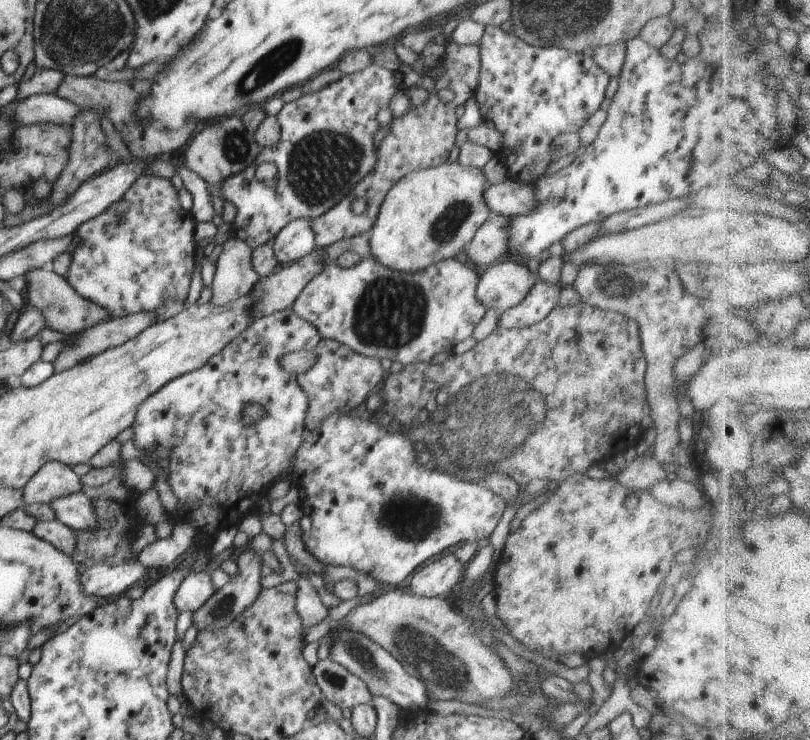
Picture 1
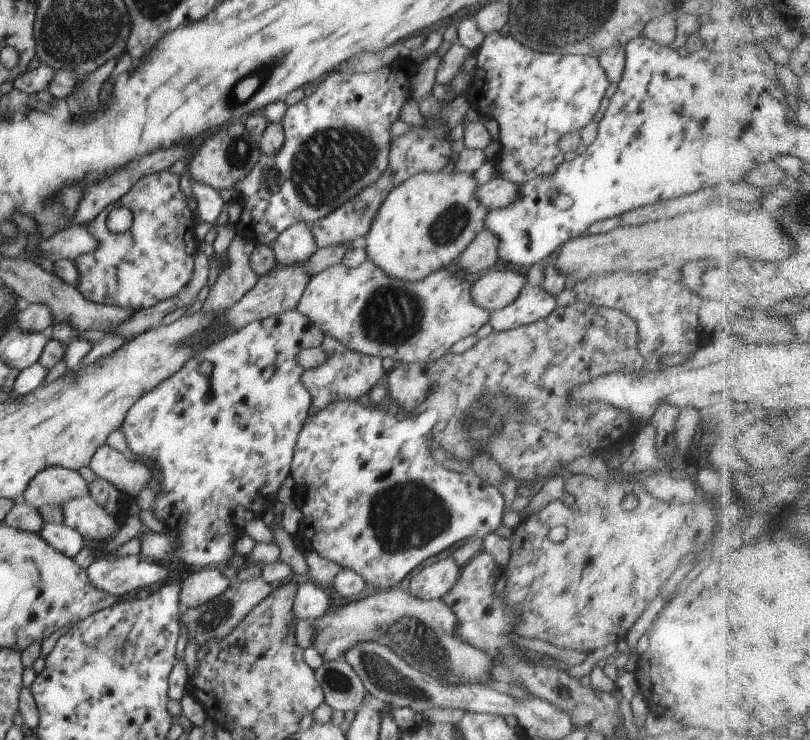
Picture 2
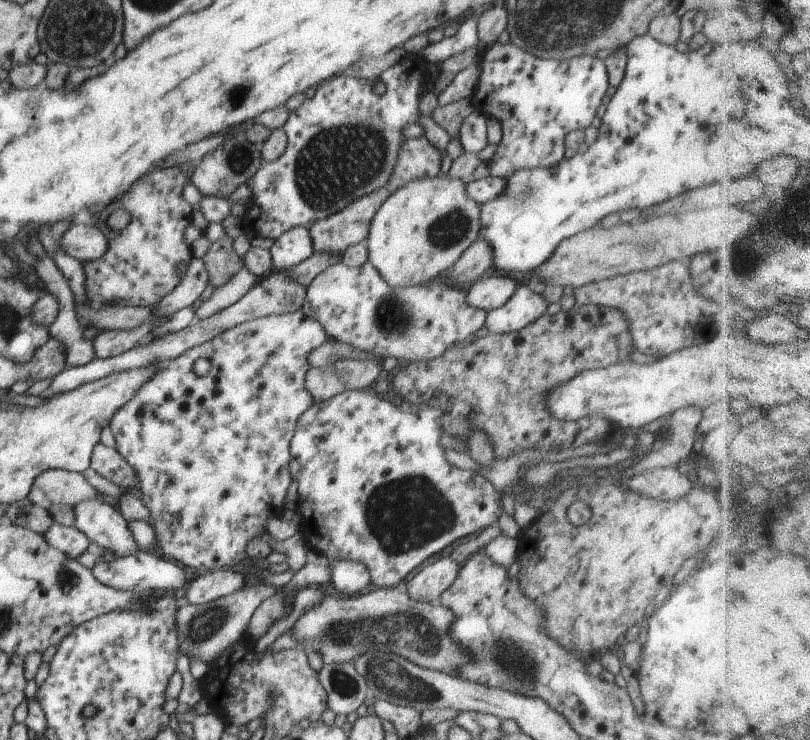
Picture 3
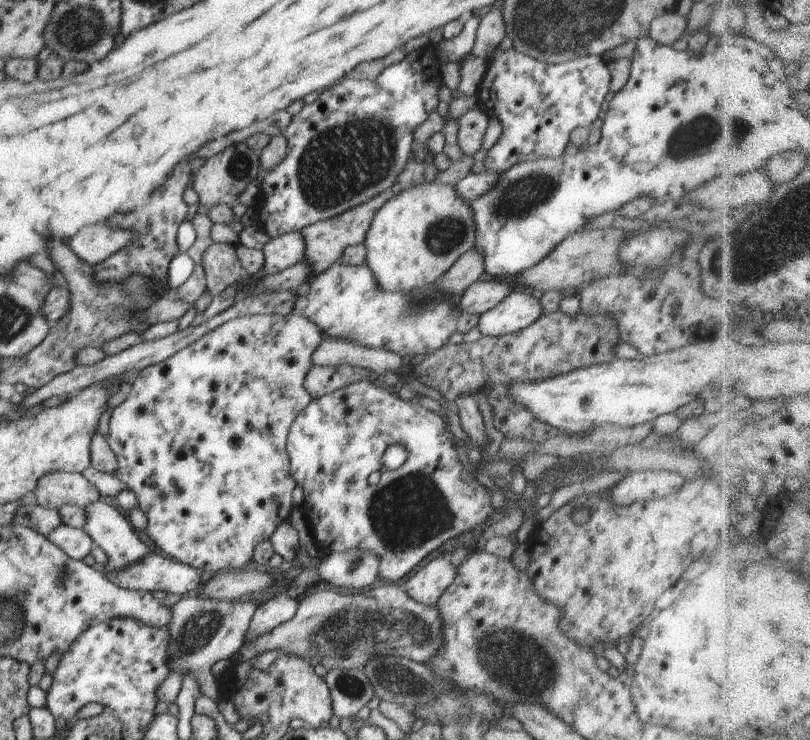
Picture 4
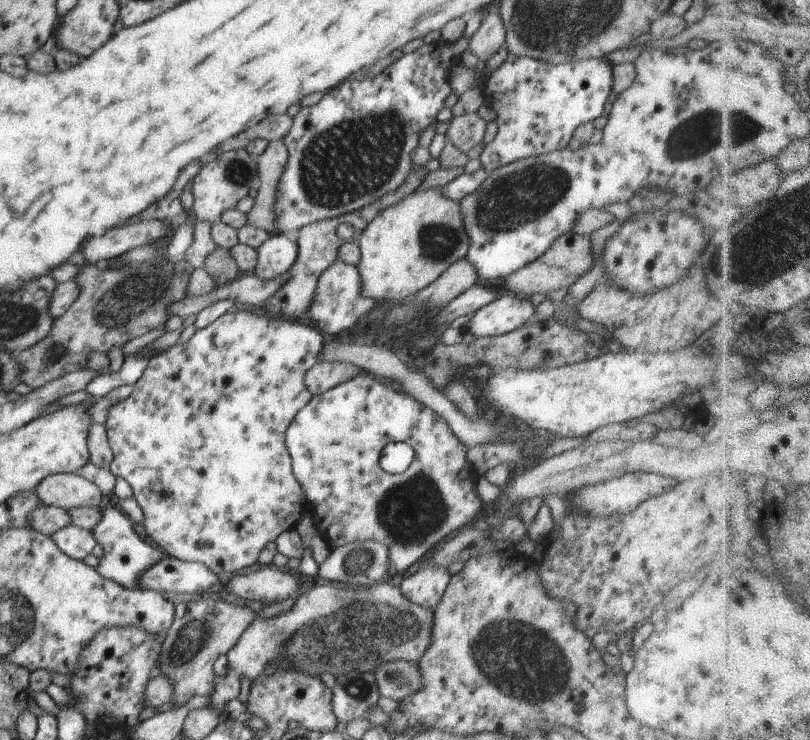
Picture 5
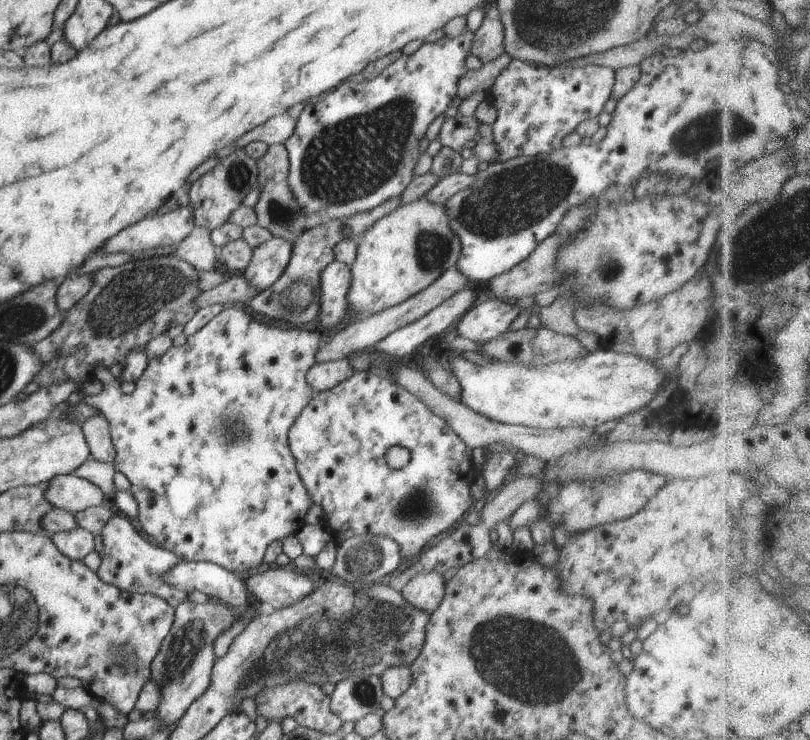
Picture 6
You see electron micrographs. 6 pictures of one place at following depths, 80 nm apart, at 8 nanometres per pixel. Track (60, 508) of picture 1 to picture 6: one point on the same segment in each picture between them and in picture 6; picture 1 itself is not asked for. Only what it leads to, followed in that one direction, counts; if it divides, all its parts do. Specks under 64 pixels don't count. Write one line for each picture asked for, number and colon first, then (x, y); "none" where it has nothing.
2: (83, 514)
3: (103, 524)
4: (110, 530)
5: (126, 556)
6: (134, 565)

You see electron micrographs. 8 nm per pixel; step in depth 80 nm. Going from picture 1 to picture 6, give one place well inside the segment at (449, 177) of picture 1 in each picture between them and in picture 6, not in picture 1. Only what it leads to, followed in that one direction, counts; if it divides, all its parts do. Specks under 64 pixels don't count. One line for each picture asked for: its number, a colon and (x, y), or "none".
2: (425, 223)
3: (421, 229)
4: (418, 234)
5: (409, 245)
6: (405, 251)

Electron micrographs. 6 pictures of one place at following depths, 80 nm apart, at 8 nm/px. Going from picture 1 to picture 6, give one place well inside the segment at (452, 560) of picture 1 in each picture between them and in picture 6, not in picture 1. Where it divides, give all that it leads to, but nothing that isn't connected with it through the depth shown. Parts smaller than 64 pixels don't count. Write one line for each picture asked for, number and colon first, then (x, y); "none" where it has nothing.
2: (432, 582)
3: (427, 586)
4: (426, 585)
5: (425, 585)
6: (425, 591)

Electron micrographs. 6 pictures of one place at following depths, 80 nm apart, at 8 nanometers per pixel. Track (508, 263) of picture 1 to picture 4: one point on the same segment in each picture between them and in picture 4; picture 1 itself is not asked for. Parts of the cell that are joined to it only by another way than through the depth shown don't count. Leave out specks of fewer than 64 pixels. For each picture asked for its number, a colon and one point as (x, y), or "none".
2: (499, 288)
3: (490, 292)
4: (480, 296)

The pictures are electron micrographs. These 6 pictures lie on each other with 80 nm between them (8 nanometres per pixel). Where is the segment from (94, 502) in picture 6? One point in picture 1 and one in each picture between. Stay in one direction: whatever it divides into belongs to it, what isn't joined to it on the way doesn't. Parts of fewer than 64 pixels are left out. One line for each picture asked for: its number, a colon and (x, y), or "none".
1: (54, 480)
2: (54, 485)
3: (55, 487)
4: (54, 489)
5: (65, 490)

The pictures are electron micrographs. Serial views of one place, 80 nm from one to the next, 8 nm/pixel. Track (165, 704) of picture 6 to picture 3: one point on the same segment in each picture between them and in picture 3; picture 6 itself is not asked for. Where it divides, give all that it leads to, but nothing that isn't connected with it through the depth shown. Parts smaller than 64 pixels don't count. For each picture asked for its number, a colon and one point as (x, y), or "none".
3: (205, 630)
4: (203, 631)
5: (202, 630)

